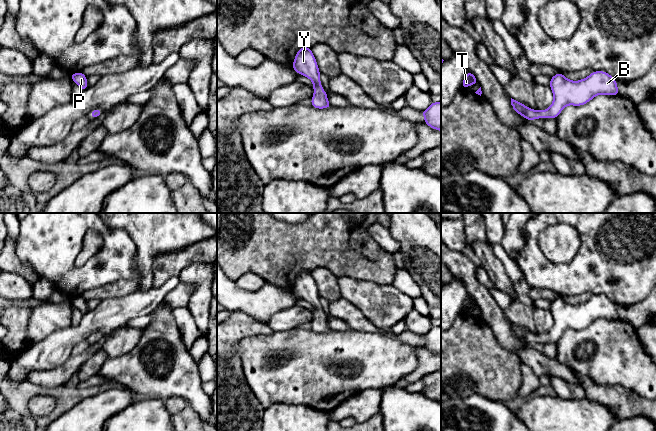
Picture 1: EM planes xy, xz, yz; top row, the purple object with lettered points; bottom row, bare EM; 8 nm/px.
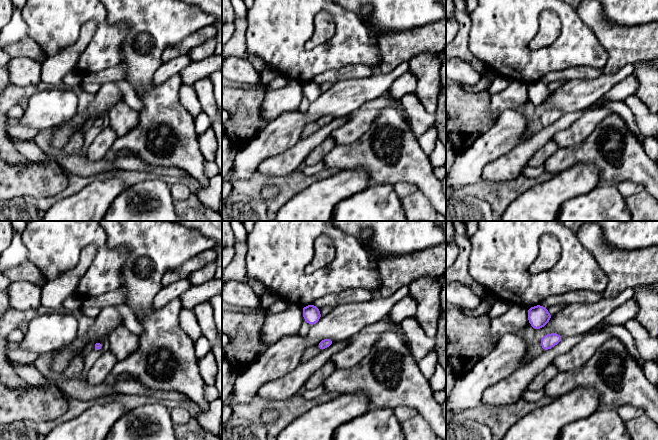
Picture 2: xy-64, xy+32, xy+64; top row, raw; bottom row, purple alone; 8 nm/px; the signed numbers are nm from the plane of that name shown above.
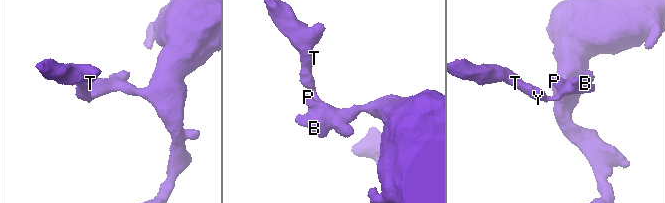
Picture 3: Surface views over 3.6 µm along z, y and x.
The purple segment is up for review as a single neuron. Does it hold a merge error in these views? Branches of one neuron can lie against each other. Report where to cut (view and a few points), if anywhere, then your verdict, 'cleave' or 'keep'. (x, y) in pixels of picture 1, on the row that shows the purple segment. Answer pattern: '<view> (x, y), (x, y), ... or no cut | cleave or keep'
no cut | keep

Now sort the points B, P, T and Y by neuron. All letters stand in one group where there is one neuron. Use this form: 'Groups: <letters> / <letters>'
Groups: B P T Y

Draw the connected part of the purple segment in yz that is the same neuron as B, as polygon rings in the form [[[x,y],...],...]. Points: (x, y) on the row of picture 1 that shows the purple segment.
[[[593,71],[578,81],[569,80],[558,72],[551,77],[549,86],[553,92],[553,102],[549,108],[544,111],[533,110],[511,98],[513,110],[529,121],[540,118],[556,119],[568,105],[582,106],[601,94],[620,95],[616,79],[605,71]]]

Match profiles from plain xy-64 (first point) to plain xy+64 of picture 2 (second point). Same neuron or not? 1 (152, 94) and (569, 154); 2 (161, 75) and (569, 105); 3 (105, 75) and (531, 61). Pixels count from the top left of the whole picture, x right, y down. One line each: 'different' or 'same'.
1: same
2: same
3: different

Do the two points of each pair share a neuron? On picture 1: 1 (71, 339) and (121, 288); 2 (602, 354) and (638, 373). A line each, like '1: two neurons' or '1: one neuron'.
1: two neurons
2: one neuron

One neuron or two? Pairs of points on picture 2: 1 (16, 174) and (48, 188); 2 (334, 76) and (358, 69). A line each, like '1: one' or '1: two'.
1: one
2: one

